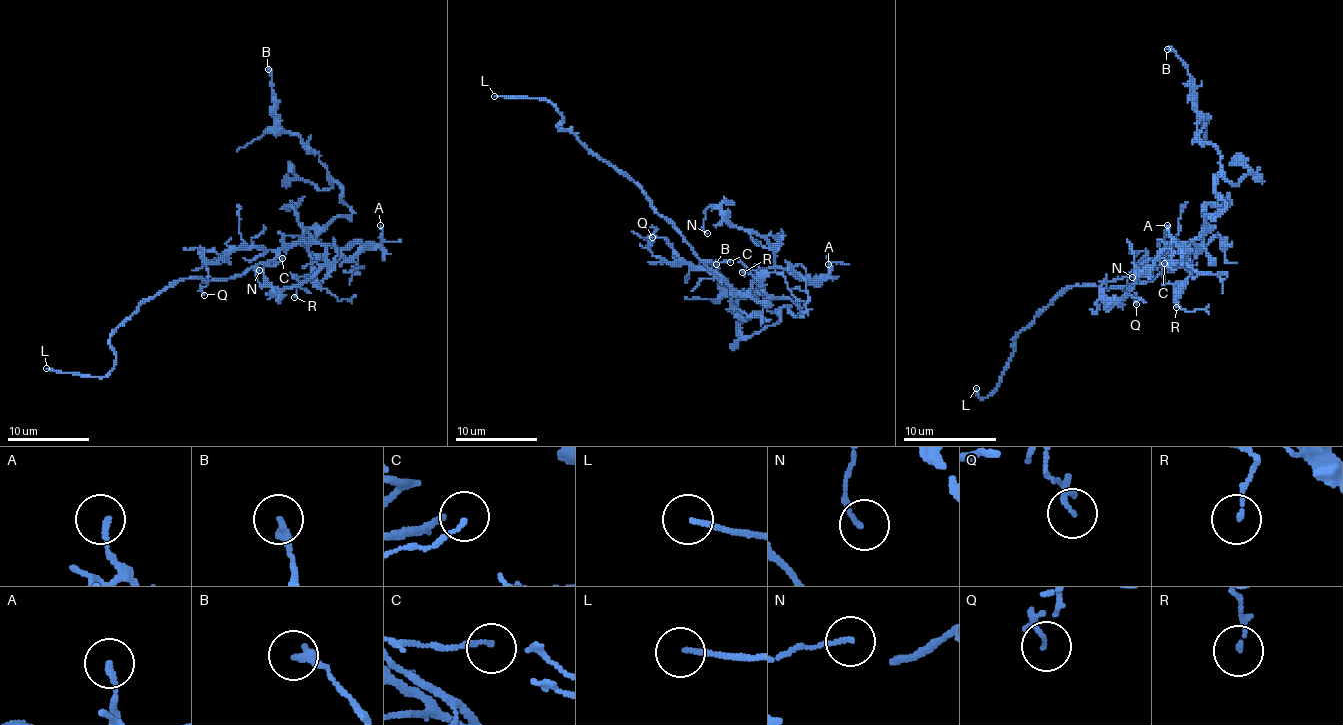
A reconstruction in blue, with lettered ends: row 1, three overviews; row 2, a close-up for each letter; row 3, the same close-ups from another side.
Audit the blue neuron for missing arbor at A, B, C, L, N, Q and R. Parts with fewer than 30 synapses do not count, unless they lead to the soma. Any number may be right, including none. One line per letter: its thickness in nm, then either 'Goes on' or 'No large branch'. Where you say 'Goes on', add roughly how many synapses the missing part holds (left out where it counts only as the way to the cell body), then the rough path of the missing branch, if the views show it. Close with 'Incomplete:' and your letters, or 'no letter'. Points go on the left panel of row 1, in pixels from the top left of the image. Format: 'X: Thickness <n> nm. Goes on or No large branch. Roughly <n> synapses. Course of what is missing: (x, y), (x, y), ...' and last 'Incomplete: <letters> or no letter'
A: Thickness 140 nm. No large branch
B: Thickness 240 nm. No large branch
C: Thickness 130 nm. No large branch
L: Thickness 140 nm. Goes on
N: Thickness 120 nm. No large branch
Q: Thickness 80 nm. No large branch
R: Thickness 120 nm. No large branch
Incomplete: L

